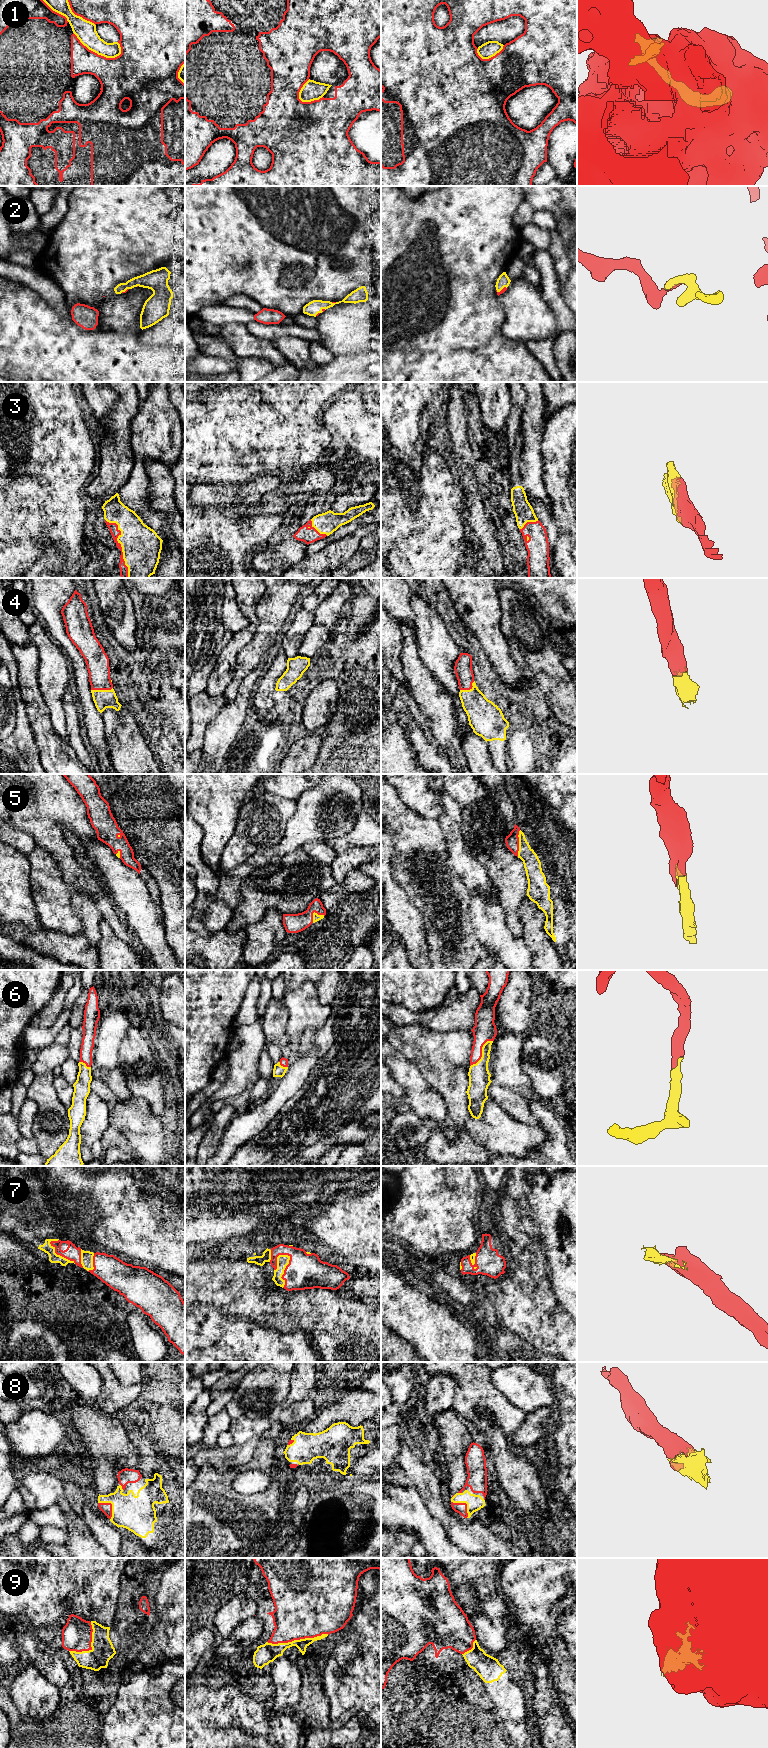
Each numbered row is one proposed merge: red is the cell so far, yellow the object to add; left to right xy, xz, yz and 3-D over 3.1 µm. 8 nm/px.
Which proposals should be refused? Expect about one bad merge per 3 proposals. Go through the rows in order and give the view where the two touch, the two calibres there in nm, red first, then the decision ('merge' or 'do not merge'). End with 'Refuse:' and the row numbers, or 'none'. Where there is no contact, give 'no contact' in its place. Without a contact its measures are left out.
1: meets red in xy; 300 nm thick on the red side, 160 nm on the other; do not merge
2: meets red in yz; 40 nm thick on the red side, 100 nm on the other; merge
3: meets red in xy; 80 nm thick on the red side, 320 nm on the other; merge
4: meets red in xy; 190 nm thick on the red side, 150 nm on the other; merge
5: meets red in yz; 110 nm thick on the red side, 140 nm on the other; merge
6: meets red in yz; 180 nm thick on the red side, 180 nm on the other; merge
7: meets red in xz; 280 nm thick on the red side, 100 nm on the other; merge
8: meets red in yz; 90 nm thick on the red side, 130 nm on the other; merge
9: meets red in xz; 460 nm thick on the red side, 150 nm on the other; merge
Refuse: 1

